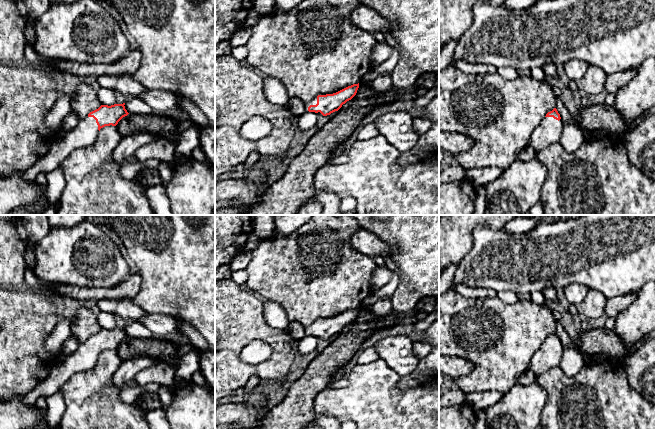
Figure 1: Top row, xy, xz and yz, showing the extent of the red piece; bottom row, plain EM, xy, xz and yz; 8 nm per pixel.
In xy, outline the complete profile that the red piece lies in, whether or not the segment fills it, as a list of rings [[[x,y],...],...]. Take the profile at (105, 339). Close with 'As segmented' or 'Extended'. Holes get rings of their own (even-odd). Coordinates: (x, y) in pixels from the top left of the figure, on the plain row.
[[[125,327],[101,329],[87,341],[81,342],[75,352],[59,355],[51,366],[49,375],[34,390],[25,395],[24,403],[34,406],[39,397],[47,399],[59,391],[73,375],[93,369],[101,352],[116,350],[123,341],[129,338],[124,329]]]. Extended

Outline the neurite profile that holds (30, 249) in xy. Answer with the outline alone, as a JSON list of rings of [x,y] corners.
[[[28,243],[25,250],[25,263],[28,268],[33,270],[35,264],[35,244]]]

